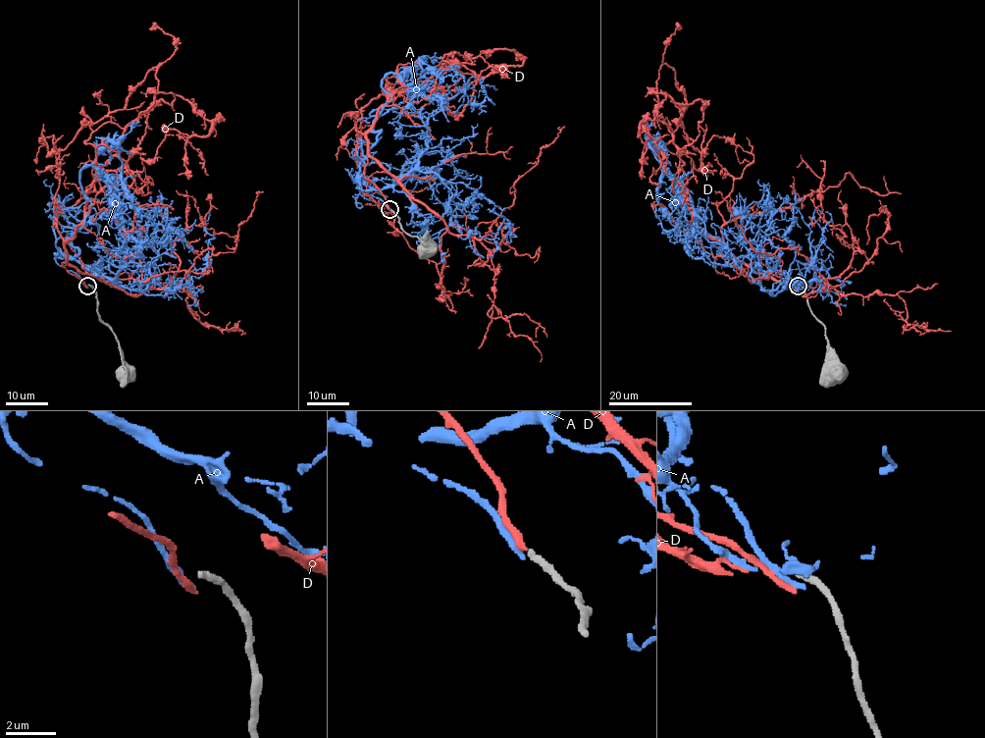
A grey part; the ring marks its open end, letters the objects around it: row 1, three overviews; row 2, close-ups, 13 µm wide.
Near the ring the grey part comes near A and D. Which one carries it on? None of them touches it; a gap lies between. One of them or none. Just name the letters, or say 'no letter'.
D

